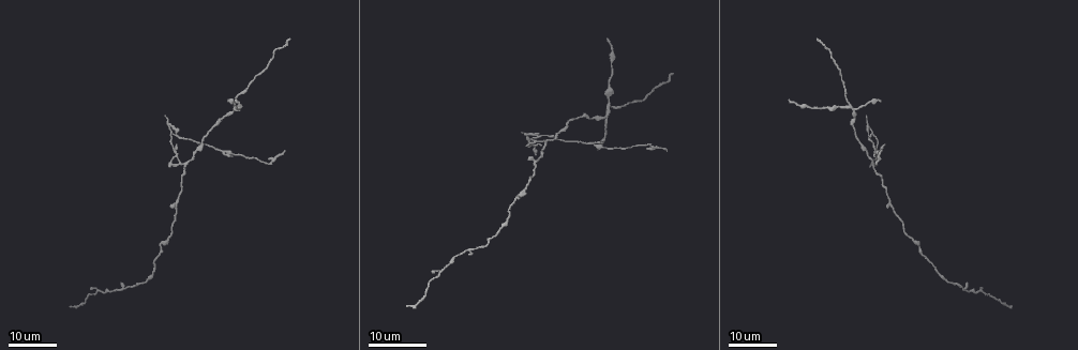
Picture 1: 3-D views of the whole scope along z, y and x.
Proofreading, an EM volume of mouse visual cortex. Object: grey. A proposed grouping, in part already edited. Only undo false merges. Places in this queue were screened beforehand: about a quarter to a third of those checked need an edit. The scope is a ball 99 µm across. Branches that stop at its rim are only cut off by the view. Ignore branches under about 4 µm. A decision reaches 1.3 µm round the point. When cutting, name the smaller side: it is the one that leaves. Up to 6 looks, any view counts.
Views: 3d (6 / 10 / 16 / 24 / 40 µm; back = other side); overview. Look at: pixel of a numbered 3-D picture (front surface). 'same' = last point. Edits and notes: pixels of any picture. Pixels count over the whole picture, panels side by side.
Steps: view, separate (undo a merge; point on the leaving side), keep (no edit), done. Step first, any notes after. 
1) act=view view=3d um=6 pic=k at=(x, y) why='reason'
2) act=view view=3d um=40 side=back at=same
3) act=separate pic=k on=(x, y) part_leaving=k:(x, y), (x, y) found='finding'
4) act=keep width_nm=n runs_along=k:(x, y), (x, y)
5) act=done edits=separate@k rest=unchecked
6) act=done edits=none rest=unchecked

act=view view=3d um=16 pic=1 at=(945, 279) why='calibre changes'

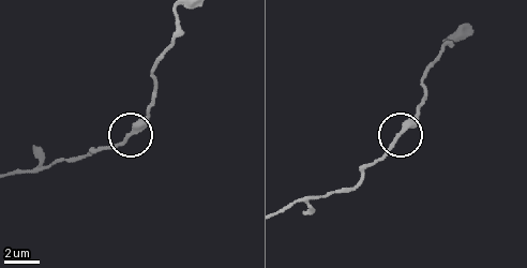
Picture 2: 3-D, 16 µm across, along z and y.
act=view view=3d um=10 pic=2 at=(399, 134)

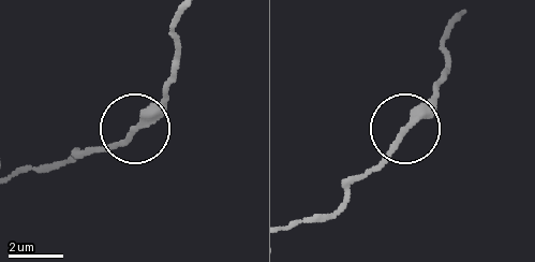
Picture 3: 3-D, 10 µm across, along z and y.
act=keep runs_along=3:(182, 14), (174, 34), (172, 84), (125, 136), (92, 150) found='continuous, no second neuron'

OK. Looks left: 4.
act=view view=3d um=16 pic=1 at=(123, 290) why='three-way junction'

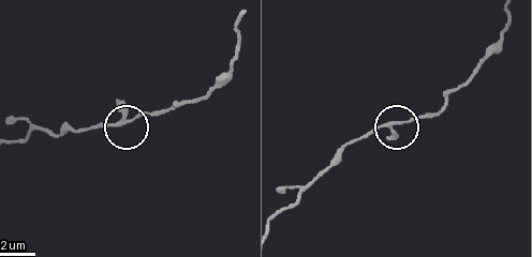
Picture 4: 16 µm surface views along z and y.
act=view view=3d um=6 pic=4 at=(130, 119)

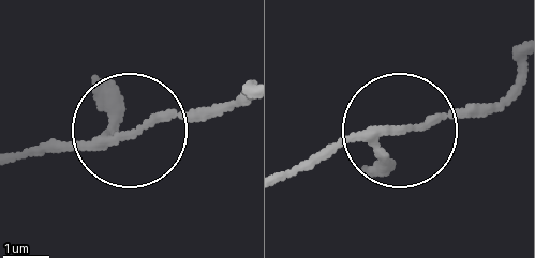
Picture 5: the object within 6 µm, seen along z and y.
act=keep runs_along=5:(510, 84), (488, 103), (372, 131), (295, 165) found='continuous, no second neuron'

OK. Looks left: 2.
act=view view=3d um=24 pic=1 at=(852, 108) why='thin arm on a thick one'

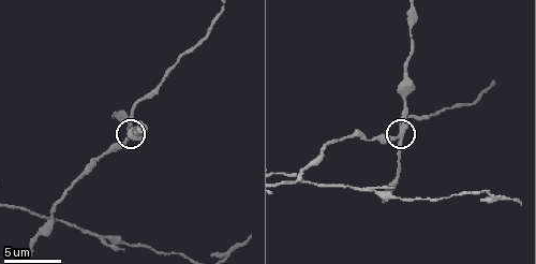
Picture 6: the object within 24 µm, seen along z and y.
act=view view=3d um=10 pic=6 at=(401, 137)

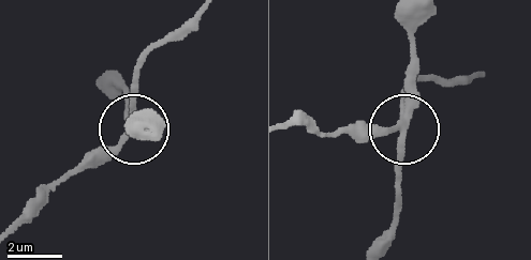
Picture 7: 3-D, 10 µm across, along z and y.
act=separate pic=7 on=(401, 162) found='two neurons meet here'

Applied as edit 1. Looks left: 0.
act=done edits=separate@7 rest=unchecked

